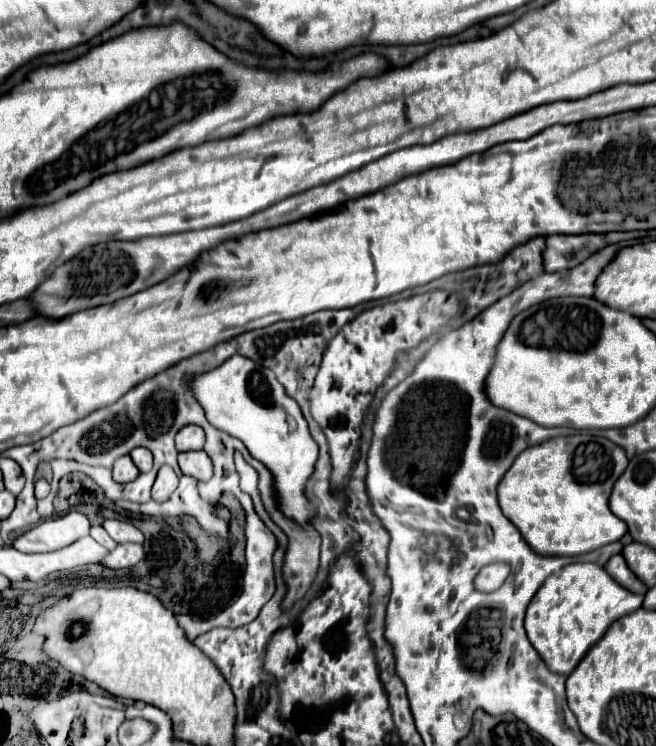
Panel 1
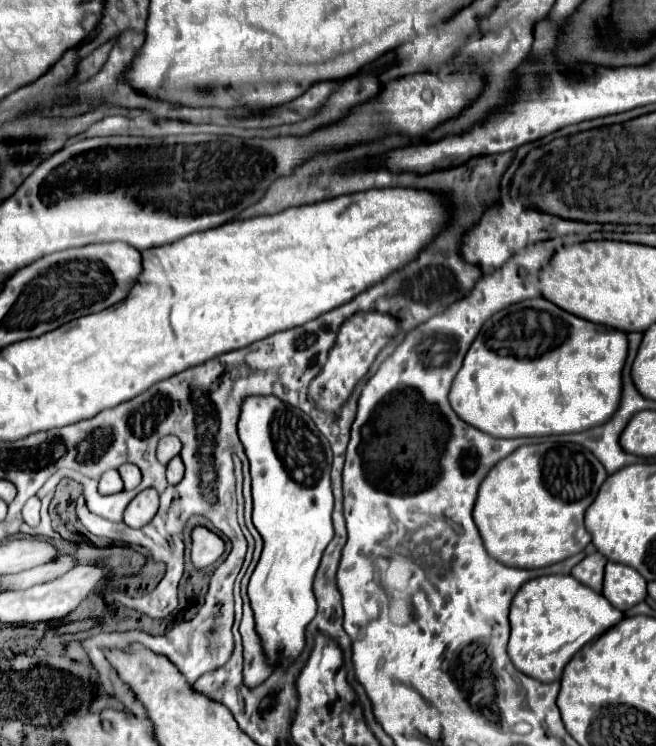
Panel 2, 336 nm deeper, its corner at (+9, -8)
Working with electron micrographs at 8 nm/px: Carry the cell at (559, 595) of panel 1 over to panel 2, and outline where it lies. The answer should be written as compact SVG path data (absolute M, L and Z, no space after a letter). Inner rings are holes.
M546 575L530 579L520 587L516 597L512 599L510 607L510 643L508 643L508 655L518 671L522 671L528 677L534 677L538 681L550 683L558 681L562 675L562 669L566 663L592 639L602 635L606 629L616 625L624 617L622 611L618 611L604 595L588 589L586 585L580 585L572 575Z

